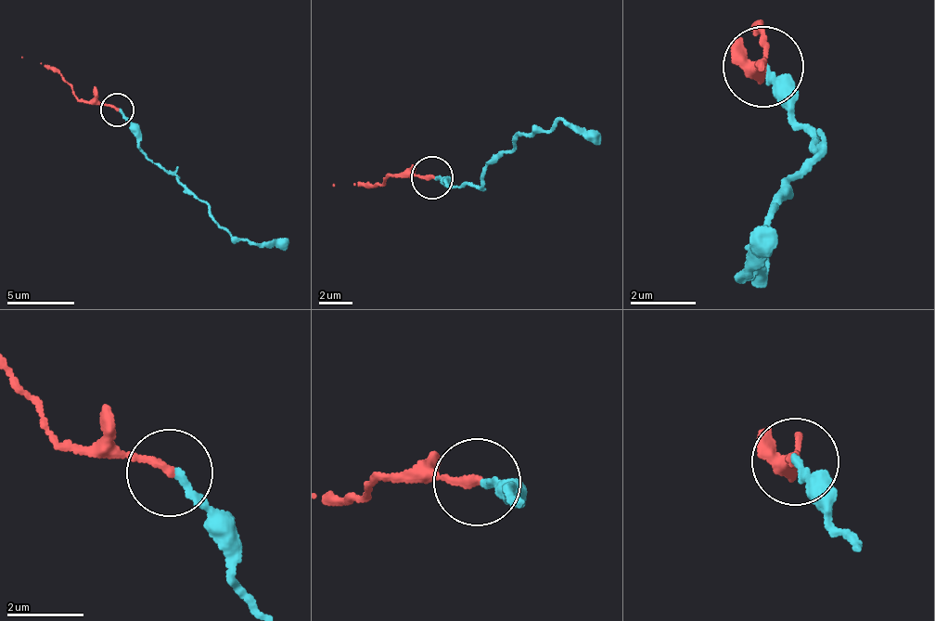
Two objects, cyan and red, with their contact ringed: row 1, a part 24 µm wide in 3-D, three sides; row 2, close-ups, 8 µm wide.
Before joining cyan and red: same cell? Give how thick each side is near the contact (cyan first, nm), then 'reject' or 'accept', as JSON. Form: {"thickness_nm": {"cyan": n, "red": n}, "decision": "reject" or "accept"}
{"thickness_nm": {"cyan": 180, "red": 200}, "decision": "reject"}

